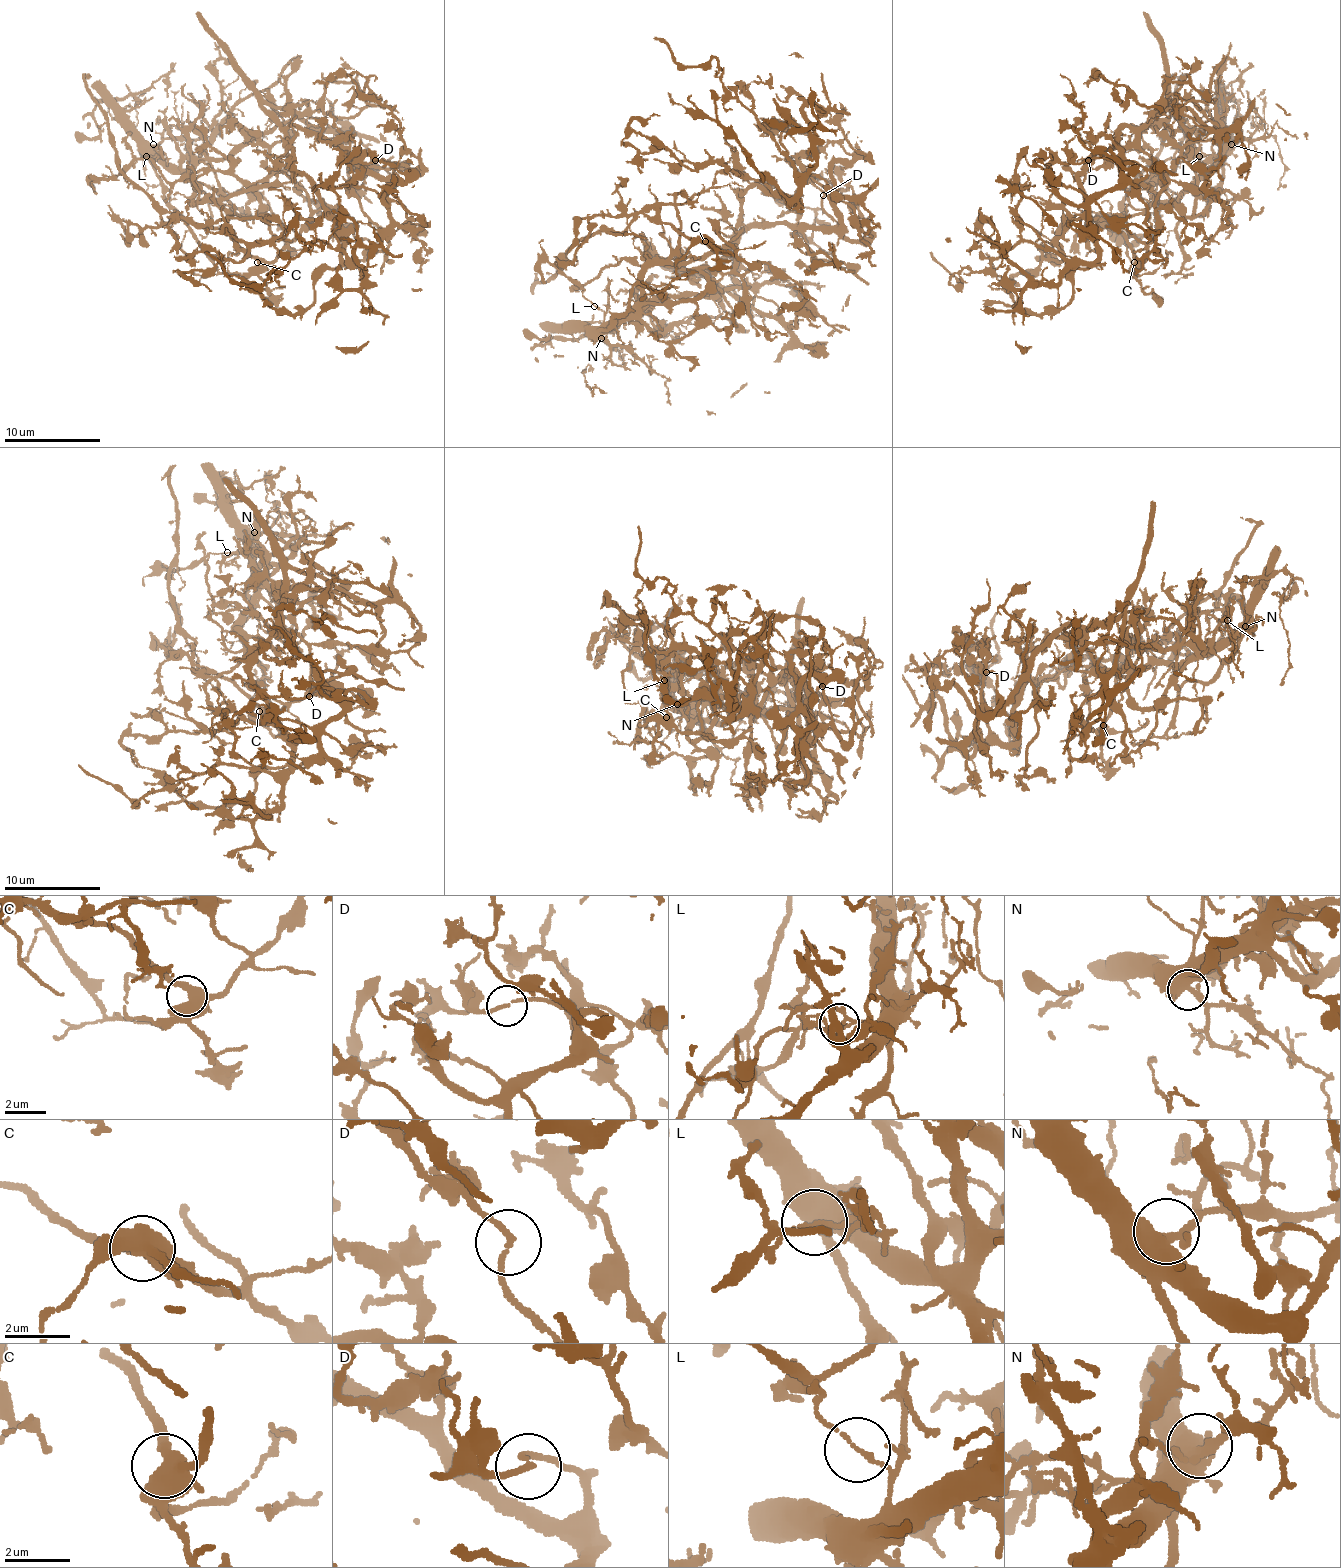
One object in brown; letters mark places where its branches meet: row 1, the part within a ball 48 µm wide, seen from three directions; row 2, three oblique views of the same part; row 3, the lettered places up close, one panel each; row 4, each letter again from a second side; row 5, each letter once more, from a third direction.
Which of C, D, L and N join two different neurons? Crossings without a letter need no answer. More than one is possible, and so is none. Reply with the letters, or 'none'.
L

